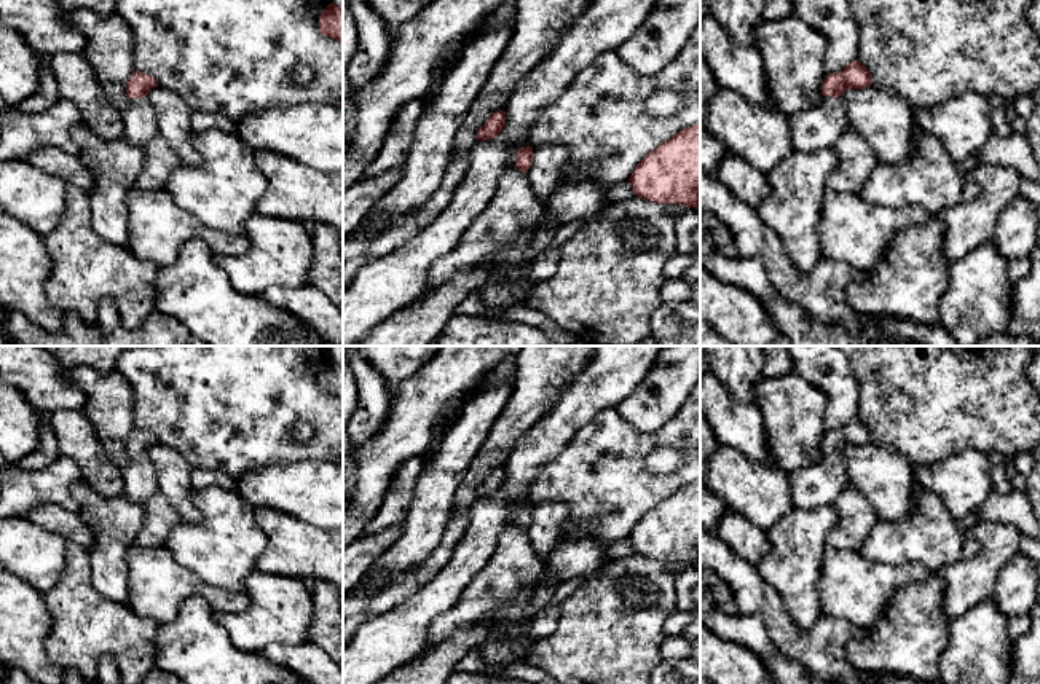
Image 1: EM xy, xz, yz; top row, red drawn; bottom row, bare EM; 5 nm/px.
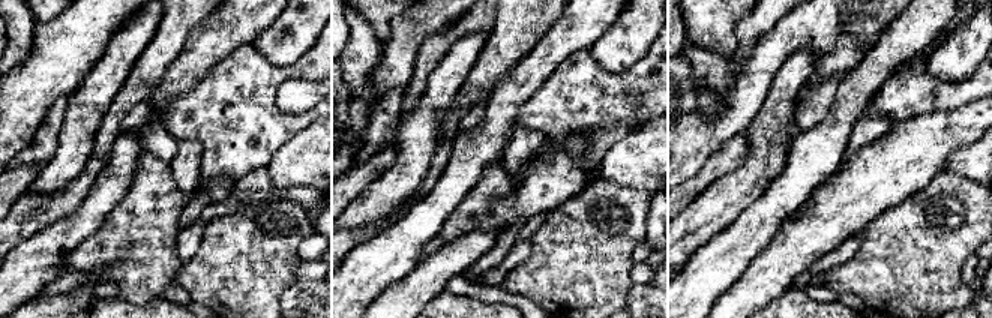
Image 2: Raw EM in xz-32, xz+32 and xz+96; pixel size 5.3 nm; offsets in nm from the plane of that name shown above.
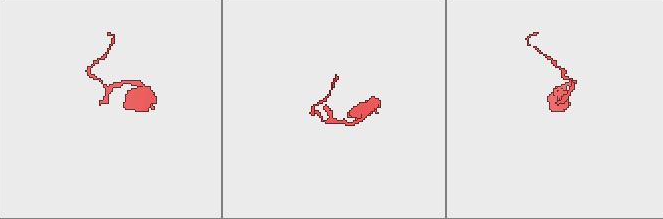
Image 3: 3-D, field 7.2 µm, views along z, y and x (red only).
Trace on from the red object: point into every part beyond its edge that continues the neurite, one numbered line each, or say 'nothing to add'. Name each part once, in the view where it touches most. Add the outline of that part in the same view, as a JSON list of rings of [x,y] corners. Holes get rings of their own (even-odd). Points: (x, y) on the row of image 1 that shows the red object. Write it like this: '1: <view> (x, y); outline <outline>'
1: yz (817, 128); outline [[[823,96],[813,108],[790,118],[793,150],[817,151],[833,148],[847,129],[847,110],[842,96]]]

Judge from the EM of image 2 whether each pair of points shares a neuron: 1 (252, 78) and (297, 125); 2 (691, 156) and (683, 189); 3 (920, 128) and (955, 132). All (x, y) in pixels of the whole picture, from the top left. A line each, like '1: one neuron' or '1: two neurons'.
1: one neuron
2: two neurons
3: one neuron

